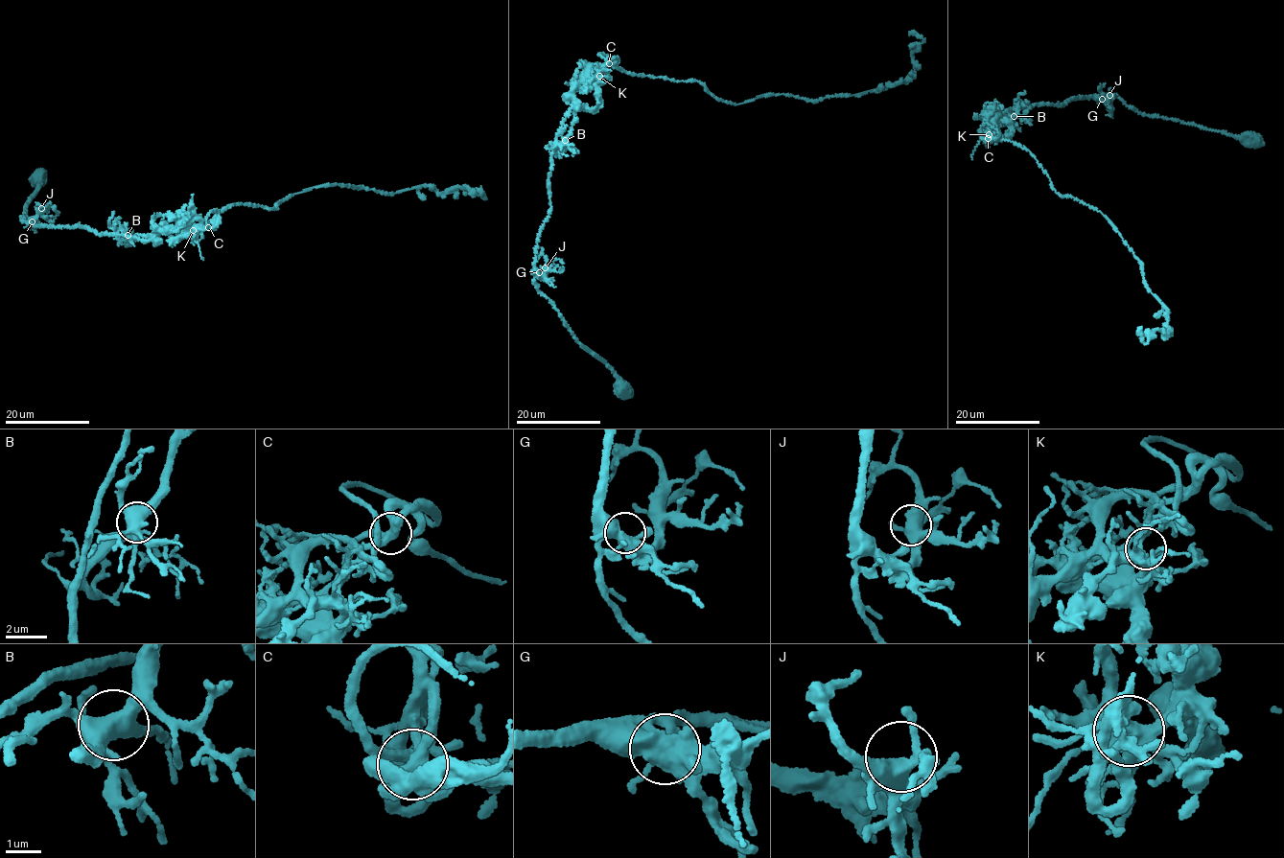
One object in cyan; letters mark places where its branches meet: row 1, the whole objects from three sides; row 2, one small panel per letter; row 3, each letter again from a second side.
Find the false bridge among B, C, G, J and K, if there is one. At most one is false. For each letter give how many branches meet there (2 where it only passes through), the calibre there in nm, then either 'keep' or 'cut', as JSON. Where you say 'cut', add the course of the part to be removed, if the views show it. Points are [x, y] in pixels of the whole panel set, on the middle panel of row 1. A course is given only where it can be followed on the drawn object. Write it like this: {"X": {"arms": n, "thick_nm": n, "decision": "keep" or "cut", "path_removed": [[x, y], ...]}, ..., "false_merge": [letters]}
{"B": {"arms": 6, "thick_nm": 500, "decision": "keep"}, "C": {"arms": 4, "thick_nm": 340, "decision": "keep"}, "G": {"arms": 4, "thick_nm": 500, "decision": "keep"}, "J": {"arms": 4, "thick_nm": 440, "decision": "keep"}, "K": {"arms": 5, "thick_nm": 420, "decision": "keep"}, "false_merge": []}

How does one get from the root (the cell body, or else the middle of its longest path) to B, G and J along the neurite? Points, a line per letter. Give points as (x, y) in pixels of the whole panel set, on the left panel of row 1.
B: (36, 175), (41, 184), (26, 204), (24, 222), (33, 227), (78, 225), (123, 241), (128, 235)
G: (36, 175), (41, 184), (26, 204), (27, 219), (21, 217), (24, 222), (32, 221)
J: (36, 175), (41, 184), (26, 204), (27, 219), (21, 220), (34, 222), (41, 208)

